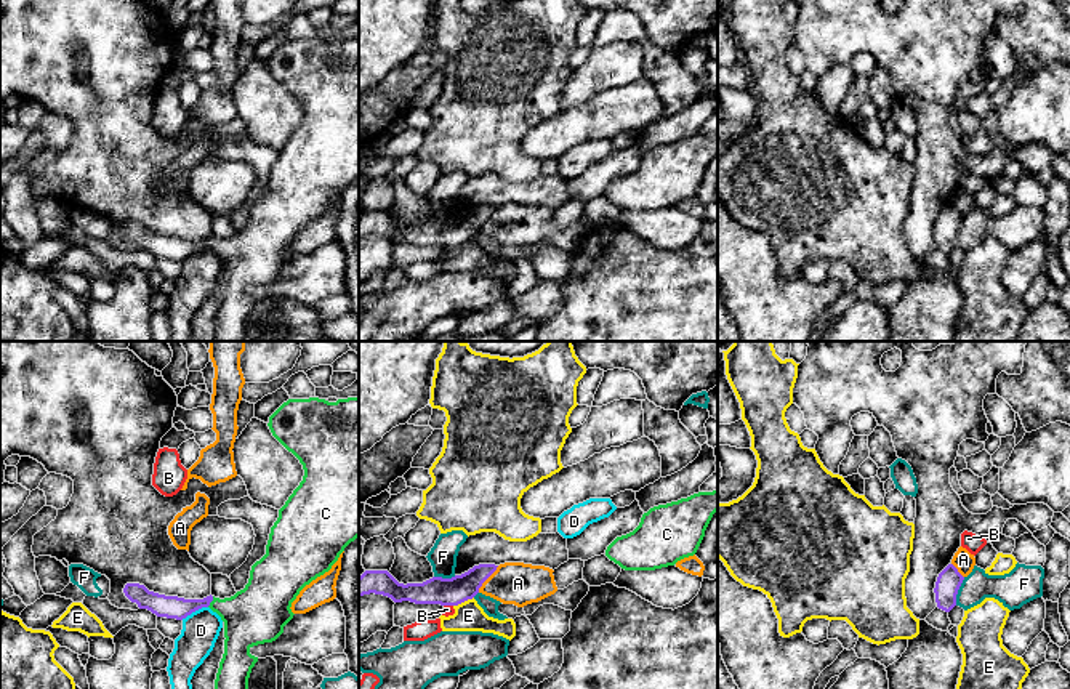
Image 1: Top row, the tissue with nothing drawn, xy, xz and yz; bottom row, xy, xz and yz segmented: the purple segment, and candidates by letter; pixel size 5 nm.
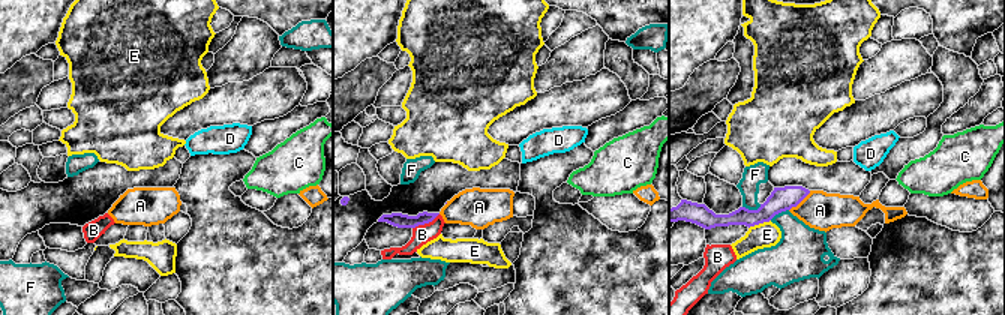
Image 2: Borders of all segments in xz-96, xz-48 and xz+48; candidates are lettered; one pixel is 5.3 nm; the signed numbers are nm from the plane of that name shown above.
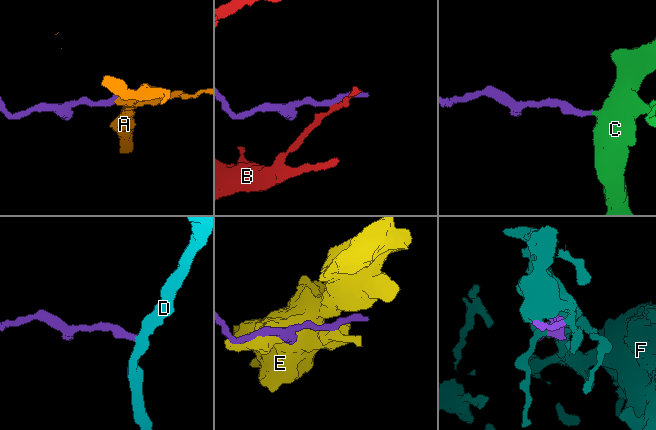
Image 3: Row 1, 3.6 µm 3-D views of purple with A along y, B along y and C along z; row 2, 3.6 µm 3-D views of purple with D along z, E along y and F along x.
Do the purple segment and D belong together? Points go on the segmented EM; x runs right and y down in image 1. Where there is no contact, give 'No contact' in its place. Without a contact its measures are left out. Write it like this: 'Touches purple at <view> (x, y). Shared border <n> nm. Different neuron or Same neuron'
Touches purple at xy (194, 611). Shared border 150 nm. Different neuron

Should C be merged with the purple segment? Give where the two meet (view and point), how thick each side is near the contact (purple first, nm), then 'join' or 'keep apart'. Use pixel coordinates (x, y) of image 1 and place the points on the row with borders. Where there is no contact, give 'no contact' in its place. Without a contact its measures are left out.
xy (212, 600) | 110/300 nm | join

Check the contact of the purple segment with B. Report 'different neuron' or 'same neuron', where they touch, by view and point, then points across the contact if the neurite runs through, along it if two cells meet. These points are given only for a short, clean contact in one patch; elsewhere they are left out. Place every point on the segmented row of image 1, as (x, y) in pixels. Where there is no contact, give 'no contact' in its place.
different neuron; meets purple in xz at (449, 604); border along xz (444, 604), (452, 606)

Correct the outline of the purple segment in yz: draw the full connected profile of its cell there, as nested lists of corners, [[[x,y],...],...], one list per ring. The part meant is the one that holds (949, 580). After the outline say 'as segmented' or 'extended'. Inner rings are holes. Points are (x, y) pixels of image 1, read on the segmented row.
[[[948,564],[937,577],[935,582],[935,602],[937,607],[950,612],[956,606],[956,594],[964,577],[958,572],[953,564]]] | as segmented

